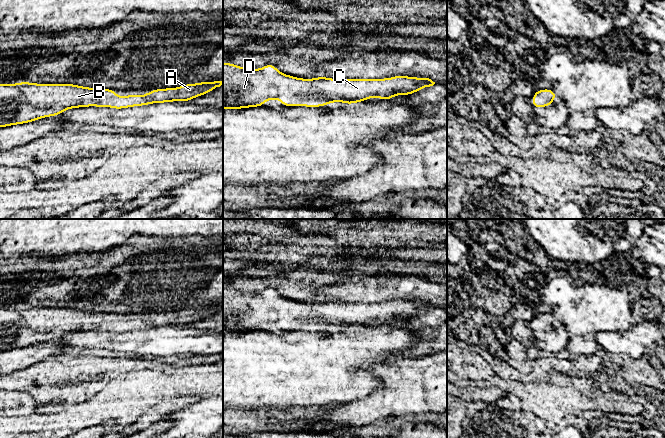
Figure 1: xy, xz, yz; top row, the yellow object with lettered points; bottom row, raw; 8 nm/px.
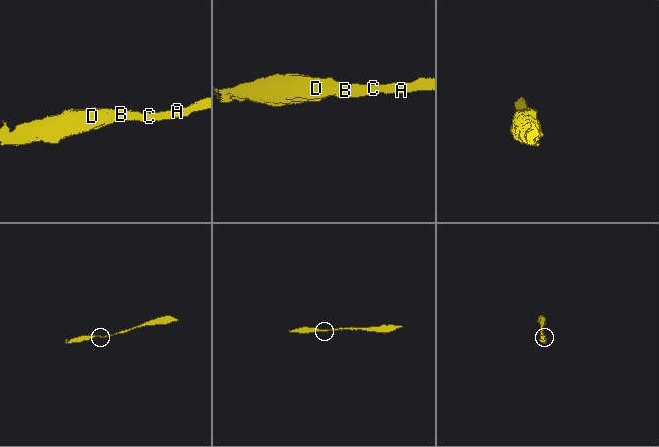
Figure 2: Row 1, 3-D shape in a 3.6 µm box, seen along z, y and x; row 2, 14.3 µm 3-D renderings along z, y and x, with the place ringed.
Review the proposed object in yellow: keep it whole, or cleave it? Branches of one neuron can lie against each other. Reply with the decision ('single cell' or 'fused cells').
single cell

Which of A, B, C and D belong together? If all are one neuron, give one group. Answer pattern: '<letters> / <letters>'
A B C D

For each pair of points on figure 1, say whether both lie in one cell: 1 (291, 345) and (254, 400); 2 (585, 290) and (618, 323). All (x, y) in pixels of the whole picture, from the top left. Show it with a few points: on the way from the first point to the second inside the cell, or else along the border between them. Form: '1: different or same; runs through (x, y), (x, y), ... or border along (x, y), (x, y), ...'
1: same; runs through (283, 359), (256, 386)
2: same; runs through (593, 298), (610, 315)

